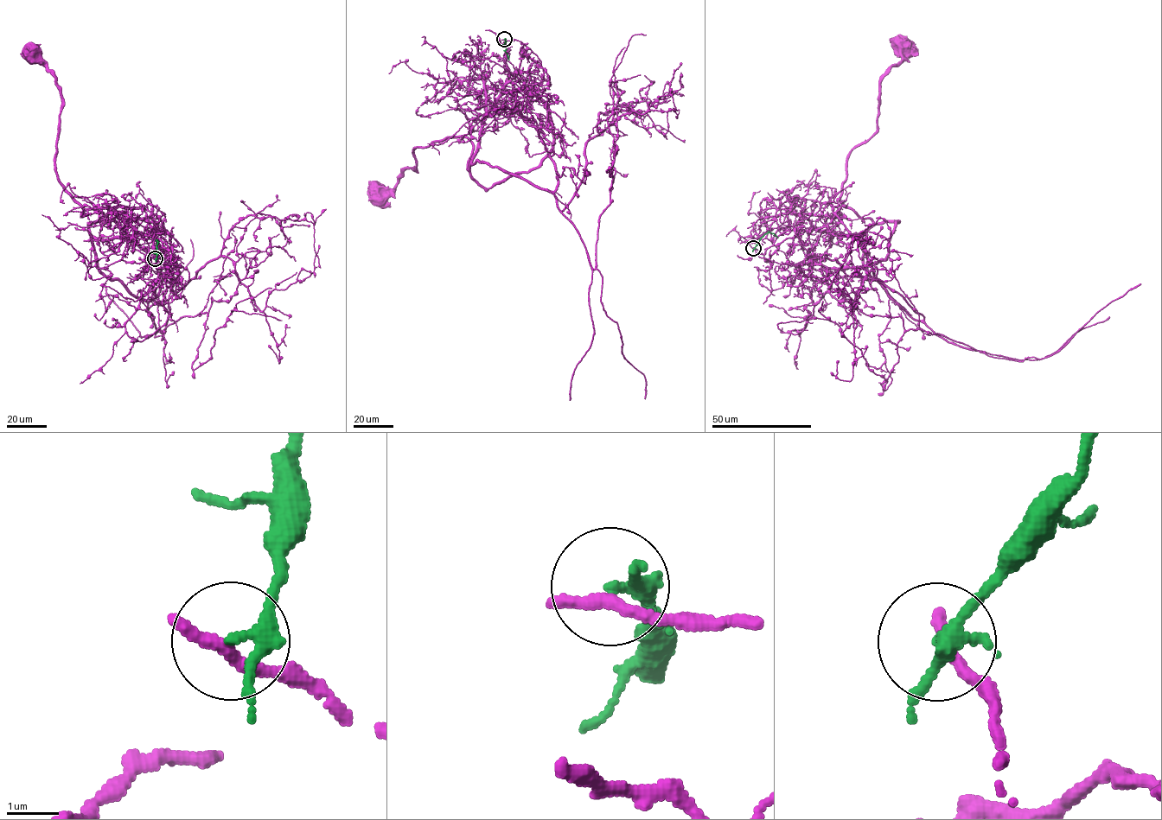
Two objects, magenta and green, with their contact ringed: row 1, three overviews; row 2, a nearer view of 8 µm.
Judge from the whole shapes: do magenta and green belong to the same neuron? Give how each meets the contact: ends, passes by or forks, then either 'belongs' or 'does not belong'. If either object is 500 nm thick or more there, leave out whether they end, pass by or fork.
magenta ends there; green forks there; does not belong

